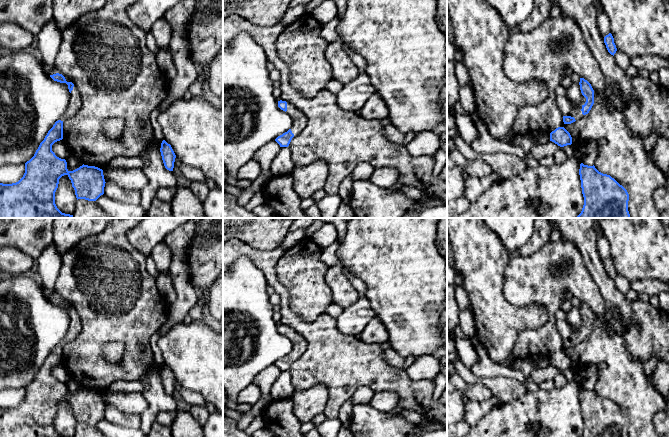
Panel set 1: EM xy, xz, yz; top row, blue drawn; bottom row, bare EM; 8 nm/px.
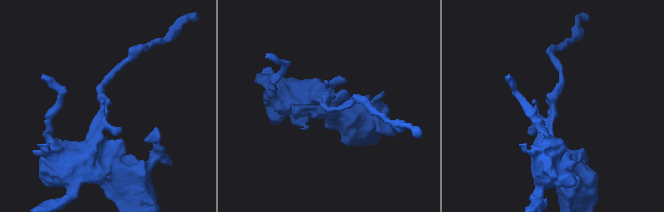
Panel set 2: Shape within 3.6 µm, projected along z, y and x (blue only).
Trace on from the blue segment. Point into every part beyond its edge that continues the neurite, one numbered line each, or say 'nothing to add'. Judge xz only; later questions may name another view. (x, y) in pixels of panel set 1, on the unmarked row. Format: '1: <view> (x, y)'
1: xz (299, 344)

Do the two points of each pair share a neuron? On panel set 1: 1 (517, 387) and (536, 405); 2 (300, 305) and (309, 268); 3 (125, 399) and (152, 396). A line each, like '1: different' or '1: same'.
1: different
2: same
3: different

